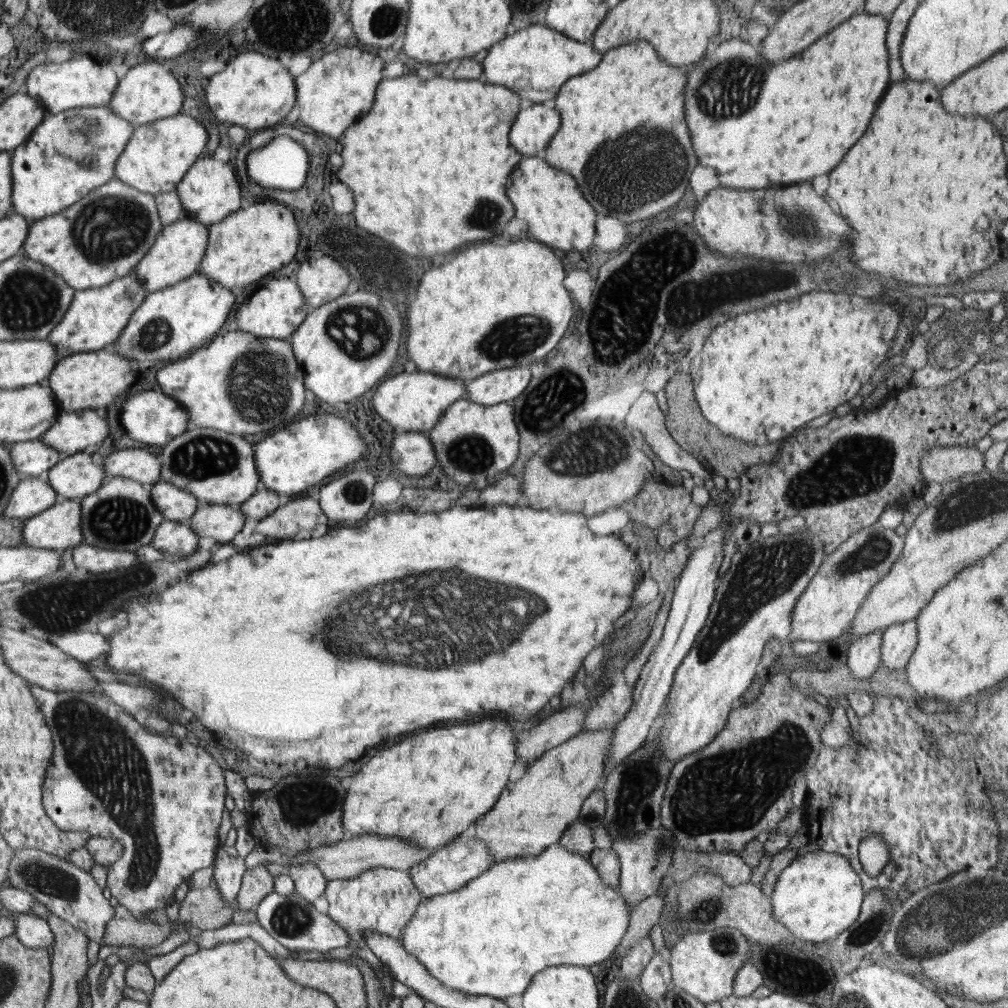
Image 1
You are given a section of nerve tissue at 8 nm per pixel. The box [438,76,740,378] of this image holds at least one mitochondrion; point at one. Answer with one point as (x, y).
(644, 164)

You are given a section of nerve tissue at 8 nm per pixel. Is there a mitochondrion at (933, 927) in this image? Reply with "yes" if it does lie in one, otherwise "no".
yes

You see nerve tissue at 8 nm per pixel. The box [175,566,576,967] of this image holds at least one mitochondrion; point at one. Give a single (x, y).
(291, 920)

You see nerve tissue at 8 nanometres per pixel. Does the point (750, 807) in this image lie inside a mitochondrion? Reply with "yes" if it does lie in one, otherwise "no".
yes

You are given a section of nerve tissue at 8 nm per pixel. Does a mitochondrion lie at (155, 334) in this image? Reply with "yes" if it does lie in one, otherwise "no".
yes

